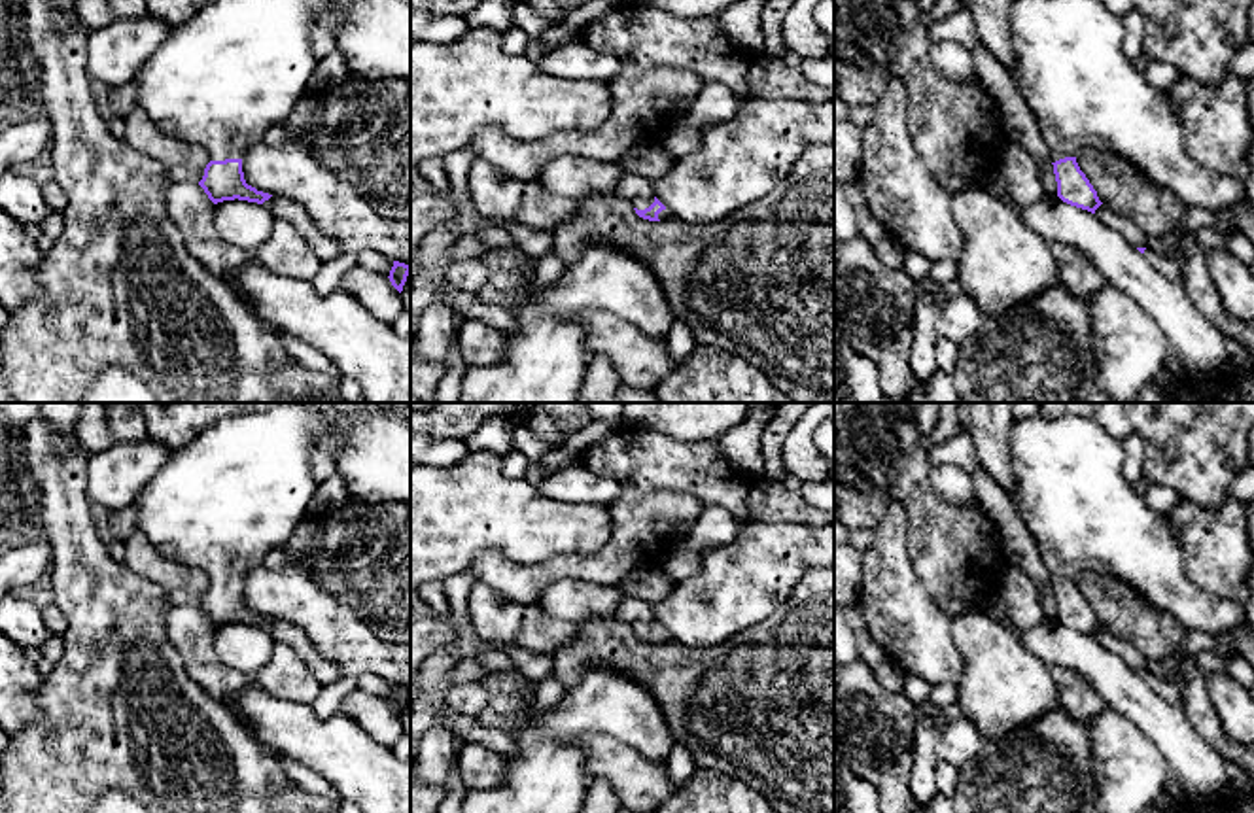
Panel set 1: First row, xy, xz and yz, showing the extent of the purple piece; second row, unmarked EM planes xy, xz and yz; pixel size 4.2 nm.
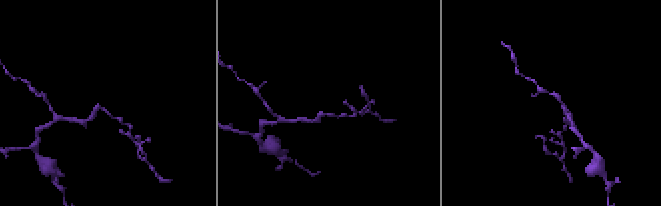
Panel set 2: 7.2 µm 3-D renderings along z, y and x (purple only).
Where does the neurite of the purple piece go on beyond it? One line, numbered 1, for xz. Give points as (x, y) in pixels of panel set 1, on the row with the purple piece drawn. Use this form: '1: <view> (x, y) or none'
1: xz (640, 203)

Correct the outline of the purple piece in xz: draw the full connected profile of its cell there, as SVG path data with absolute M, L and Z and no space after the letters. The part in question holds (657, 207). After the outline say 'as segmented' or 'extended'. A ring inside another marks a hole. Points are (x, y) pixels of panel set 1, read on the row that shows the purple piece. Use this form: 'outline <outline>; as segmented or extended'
outline M637 197L632 200L636 214L649 221L662 221L670 217L670 210L656 197Z; extended

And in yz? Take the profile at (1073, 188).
outline M1014 0L1010 38L1014 81L1048 146L1063 202L1091 214L1103 204L1076 163L1080 149L1095 147L1122 155L1144 180L1173 191L1186 206L1231 212L1245 204L1239 176L1209 172L1184 151L1184 129L1169 93L1152 87L1123 55L1122 17L1099 0Z; extended

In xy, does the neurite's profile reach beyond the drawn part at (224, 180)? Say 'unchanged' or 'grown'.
grown

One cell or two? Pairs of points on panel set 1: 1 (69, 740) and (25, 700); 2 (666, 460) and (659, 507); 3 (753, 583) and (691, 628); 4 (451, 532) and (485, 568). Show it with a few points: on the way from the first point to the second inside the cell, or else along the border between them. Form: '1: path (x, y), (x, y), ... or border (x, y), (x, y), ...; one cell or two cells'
1: border (44, 679), (38, 713), (19, 730); two cells
2: border (623, 481), (645, 490), (685, 492), (702, 507); two cells
3: path (738, 587), (706, 613); one cell
4: border (519, 564), (481, 553), (468, 568); two cells

